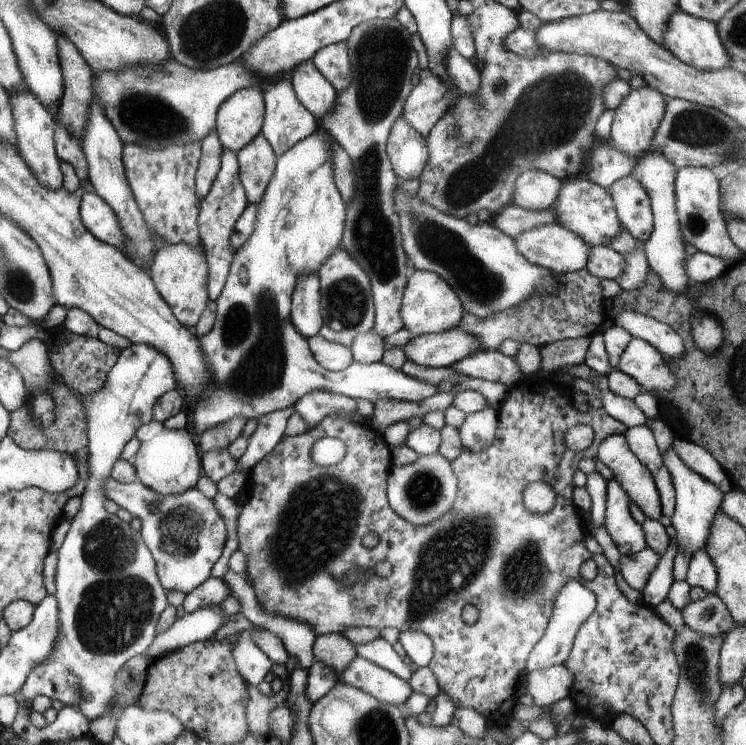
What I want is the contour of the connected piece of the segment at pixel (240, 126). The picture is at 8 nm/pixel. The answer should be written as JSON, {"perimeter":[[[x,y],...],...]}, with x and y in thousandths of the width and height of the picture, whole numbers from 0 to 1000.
{"perimeter":[[[328,118],[304,132],[288,164],[288,177],[299,193],[299,201],[323,204],[342,183],[350,180],[355,161],[355,129],[345,118]]]}

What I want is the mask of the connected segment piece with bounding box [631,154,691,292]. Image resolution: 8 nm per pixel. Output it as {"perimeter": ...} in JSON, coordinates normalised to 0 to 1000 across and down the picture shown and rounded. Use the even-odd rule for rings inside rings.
{"perimeter":[[[870,207],[865,209],[849,228],[846,234],[862,247],[862,252],[867,255],[870,266],[873,266],[873,282],[875,282],[875,311],[867,319],[865,330],[865,341],[867,341],[867,352],[870,360],[875,360],[875,365],[881,365],[881,370],[886,373],[886,379],[891,381],[891,387],[897,387],[897,392],[913,392],[921,381],[926,381],[926,376],[918,368],[918,349],[921,344],[916,341],[916,319],[910,314],[910,293],[905,287],[905,234],[908,226],[902,220],[897,220],[897,215],[886,207]]]}

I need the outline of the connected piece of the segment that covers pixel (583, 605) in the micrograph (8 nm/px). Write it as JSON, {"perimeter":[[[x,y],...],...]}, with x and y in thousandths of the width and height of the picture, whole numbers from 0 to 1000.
{"perimeter":[[[757,779],[757,784],[744,797],[744,805],[739,811],[739,827],[736,827],[736,838],[731,843],[731,851],[712,870],[709,883],[704,889],[704,899],[706,902],[717,902],[717,899],[736,897],[736,894],[757,891],[760,886],[765,886],[765,870],[771,867],[768,856],[771,856],[773,846],[779,843],[779,838],[784,835],[784,830],[795,824],[798,813],[800,813],[800,800],[787,787],[776,784],[773,779]]]}

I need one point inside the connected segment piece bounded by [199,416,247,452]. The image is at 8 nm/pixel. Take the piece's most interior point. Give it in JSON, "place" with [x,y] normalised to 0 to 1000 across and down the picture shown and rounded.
{"place":[295,587]}

